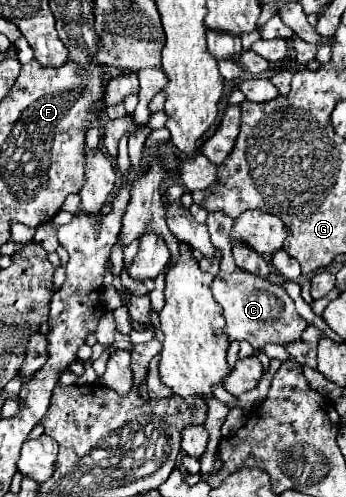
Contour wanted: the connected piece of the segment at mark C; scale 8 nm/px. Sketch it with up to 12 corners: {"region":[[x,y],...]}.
{"region":[[226,249],[212,295],[232,341],[300,341],[308,323],[282,285],[236,269]]}

